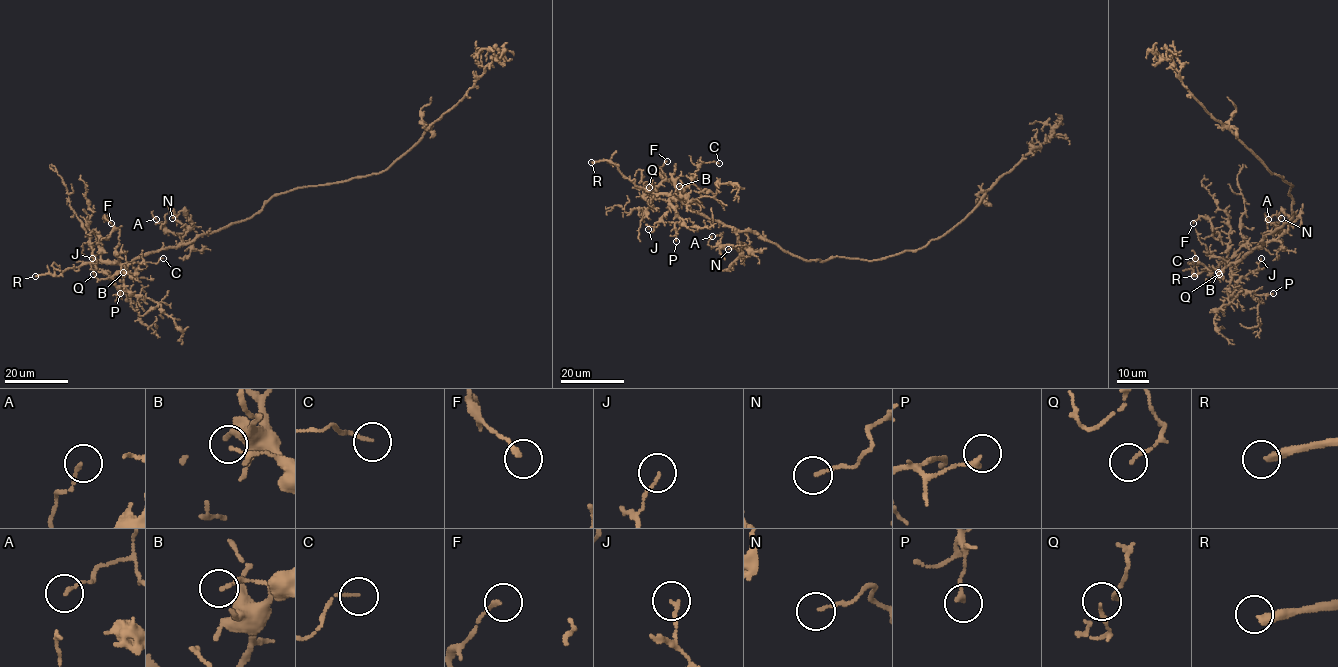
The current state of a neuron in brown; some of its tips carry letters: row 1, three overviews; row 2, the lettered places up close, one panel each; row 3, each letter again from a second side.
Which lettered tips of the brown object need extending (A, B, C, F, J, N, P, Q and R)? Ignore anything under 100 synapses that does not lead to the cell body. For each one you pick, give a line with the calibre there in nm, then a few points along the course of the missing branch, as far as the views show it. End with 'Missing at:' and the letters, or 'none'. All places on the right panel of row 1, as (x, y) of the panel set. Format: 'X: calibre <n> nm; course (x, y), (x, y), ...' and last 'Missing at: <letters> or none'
R: calibre 320 nm; course (1194, 276), (1199, 276), (1218, 289), (1226, 288)
Missing at: R

